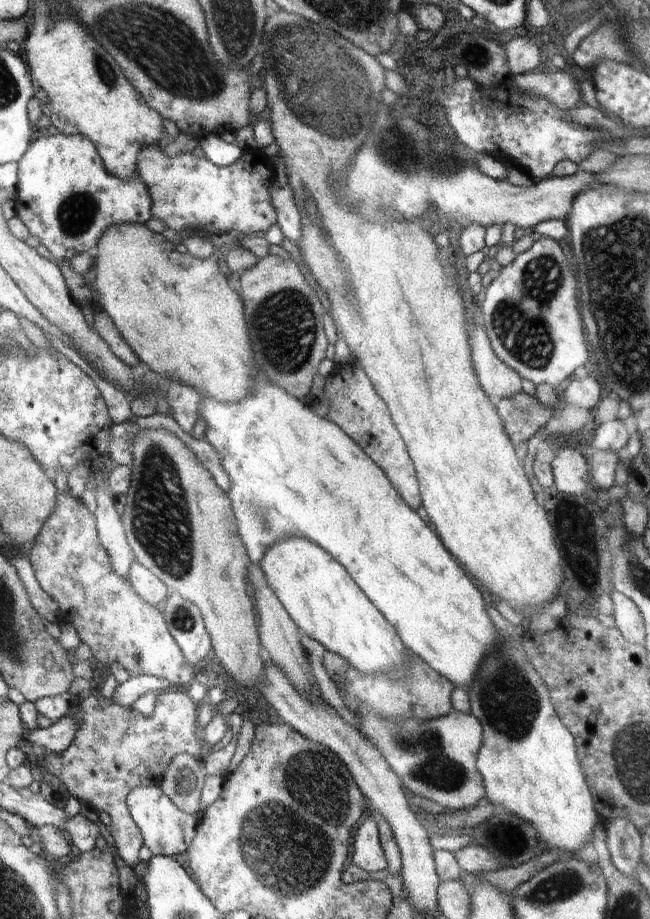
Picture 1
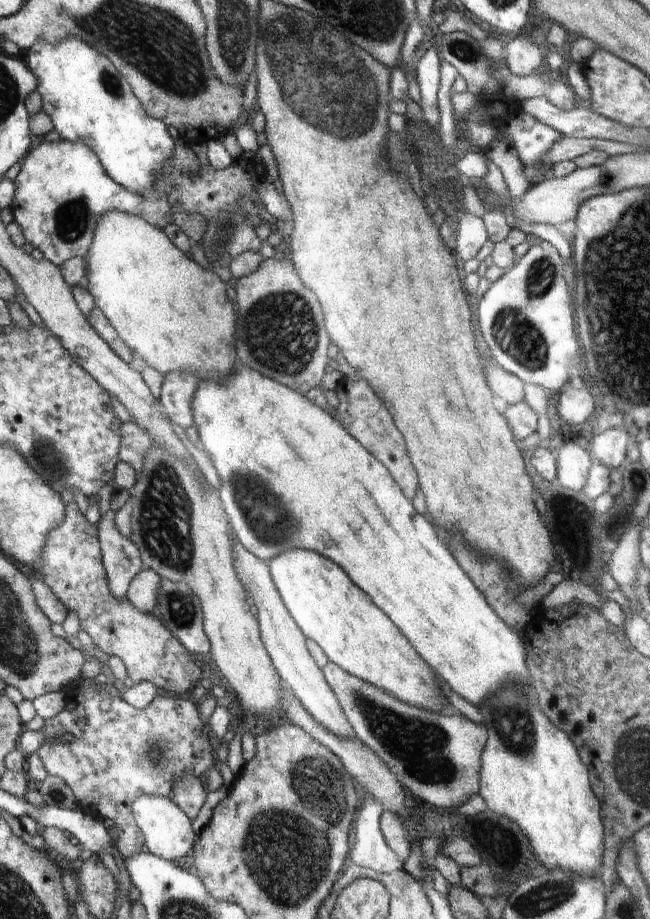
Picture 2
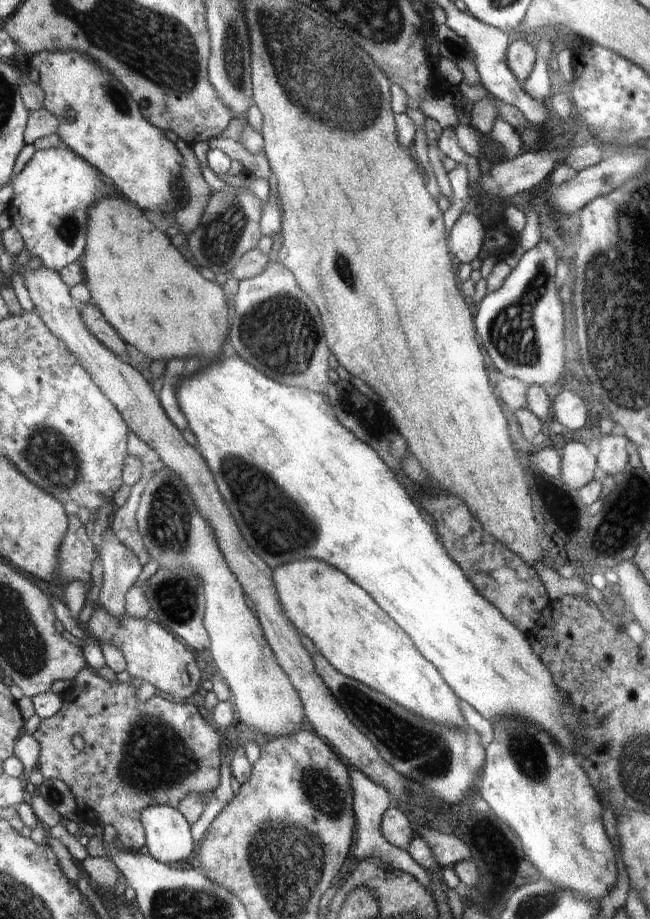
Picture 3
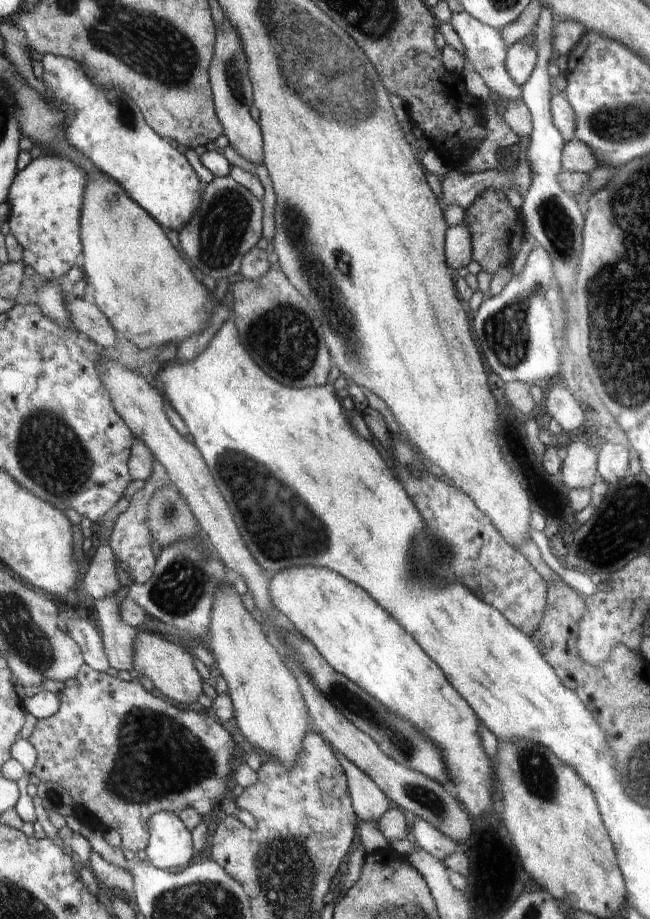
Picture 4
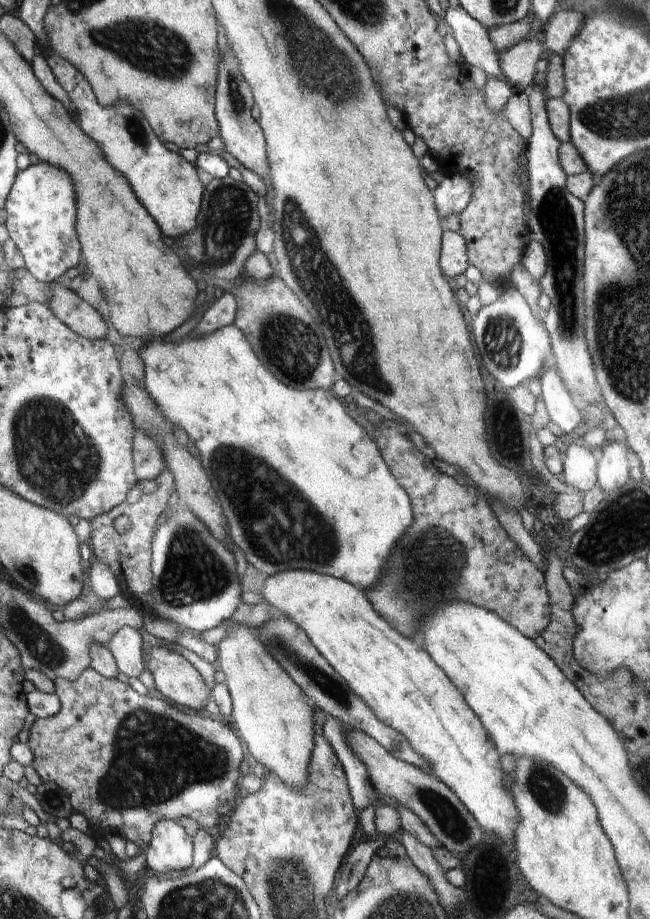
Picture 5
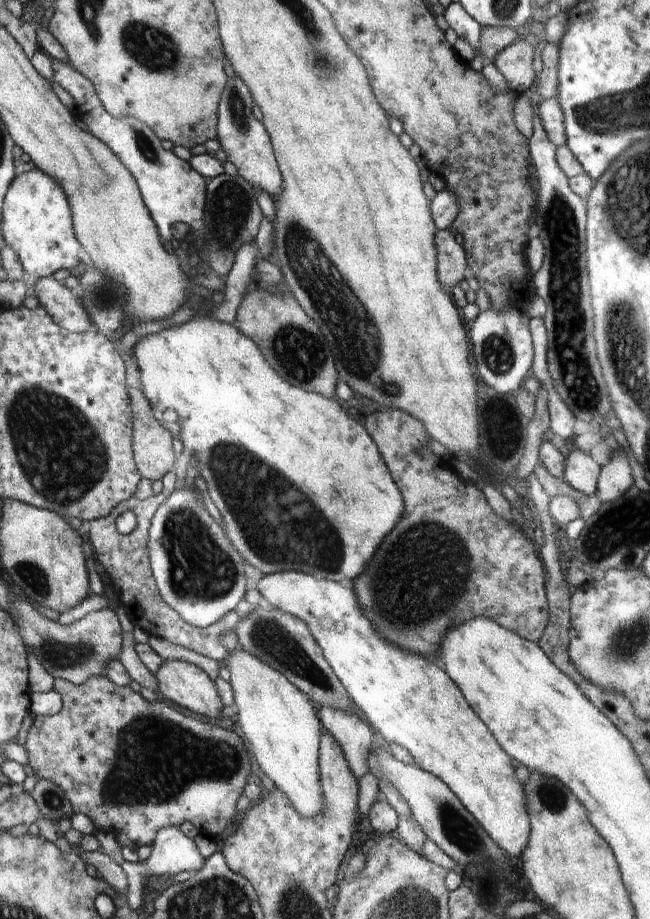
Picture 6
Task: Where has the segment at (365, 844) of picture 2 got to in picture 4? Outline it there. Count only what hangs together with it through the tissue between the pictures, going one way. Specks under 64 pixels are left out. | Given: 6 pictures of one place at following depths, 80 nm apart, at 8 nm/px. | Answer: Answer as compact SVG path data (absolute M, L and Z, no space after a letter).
M330 742L328 744L331 746L334 756L338 759L338 762L341 764L341 767L344 769L344 774L347 778L347 785L349 788L349 795L351 798L351 803L355 814L358 818L358 823L373 822L377 824L378 818L380 815L383 815L387 811L387 808L392 806L390 800L387 796L376 786L376 783L366 774L361 768L358 768L351 760L348 760L346 756L342 755L336 747L332 746Z

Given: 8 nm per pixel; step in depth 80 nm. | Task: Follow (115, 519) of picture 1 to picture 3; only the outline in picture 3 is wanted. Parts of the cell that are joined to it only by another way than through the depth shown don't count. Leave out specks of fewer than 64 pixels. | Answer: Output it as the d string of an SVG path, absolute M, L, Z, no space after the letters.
M112 532L103 540L100 562L103 578L97 606L116 619L123 619L126 593L138 580L142 566L135 554L120 544Z

